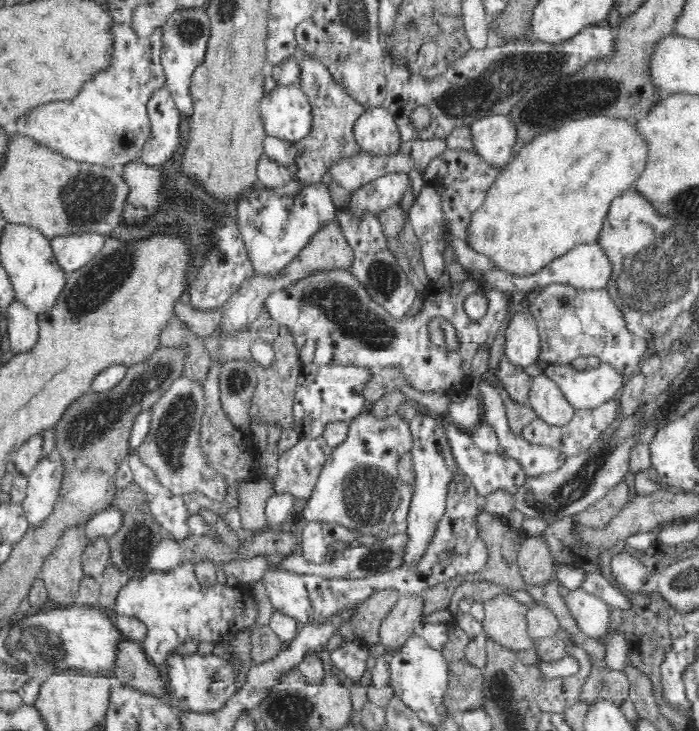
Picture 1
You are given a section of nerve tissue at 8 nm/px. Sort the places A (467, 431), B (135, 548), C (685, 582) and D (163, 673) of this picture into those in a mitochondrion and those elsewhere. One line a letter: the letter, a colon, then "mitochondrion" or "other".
A: other
B: mitochondrion
C: mitochondrion
D: other

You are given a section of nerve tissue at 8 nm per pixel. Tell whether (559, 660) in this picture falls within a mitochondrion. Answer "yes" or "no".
no

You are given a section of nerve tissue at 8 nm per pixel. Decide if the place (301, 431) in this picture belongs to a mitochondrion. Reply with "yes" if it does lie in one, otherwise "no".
no

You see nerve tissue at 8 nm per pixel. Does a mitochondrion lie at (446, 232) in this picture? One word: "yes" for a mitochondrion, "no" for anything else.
no

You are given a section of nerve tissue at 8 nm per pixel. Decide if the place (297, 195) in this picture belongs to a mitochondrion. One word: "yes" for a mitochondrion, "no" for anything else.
no

